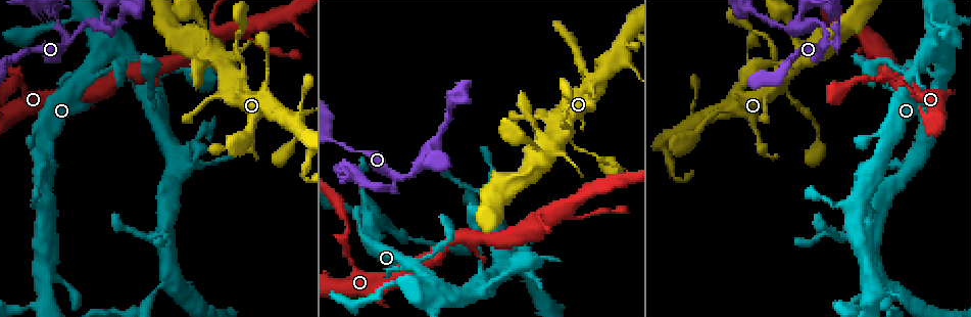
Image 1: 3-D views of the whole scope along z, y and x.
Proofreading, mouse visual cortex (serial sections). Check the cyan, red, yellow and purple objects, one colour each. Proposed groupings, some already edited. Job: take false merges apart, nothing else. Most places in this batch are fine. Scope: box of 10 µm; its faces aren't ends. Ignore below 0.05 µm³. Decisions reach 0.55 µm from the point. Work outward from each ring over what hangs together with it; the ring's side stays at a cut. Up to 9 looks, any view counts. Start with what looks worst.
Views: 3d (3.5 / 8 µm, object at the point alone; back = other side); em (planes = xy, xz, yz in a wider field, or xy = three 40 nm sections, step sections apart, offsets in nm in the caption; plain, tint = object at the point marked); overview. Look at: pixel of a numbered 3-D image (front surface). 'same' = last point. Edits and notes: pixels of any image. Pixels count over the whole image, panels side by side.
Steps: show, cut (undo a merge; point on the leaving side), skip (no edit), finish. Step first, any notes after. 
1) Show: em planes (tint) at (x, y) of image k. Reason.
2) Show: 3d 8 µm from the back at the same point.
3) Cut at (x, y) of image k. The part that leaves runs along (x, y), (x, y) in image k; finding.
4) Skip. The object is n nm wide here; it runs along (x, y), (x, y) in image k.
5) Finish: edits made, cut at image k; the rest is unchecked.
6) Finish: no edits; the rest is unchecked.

Show: 3d 3.5 µm at (392, 187) of image 1. Small branch off a trunk.

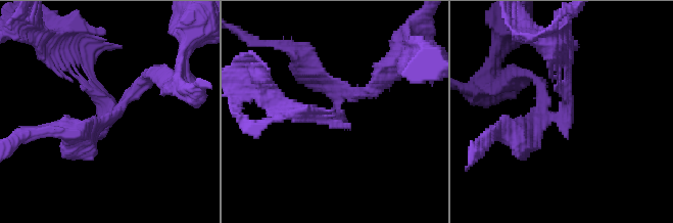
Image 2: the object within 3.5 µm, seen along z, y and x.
Show: em planes (tint) at (107, 116) of image 2.

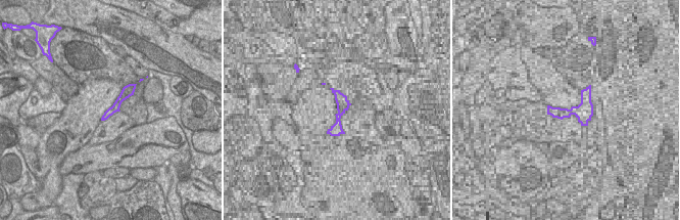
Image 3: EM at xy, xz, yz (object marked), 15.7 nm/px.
Skip. 3 arms meet here; the arms are 100, 200, 300 nm wide; it runs along (132, 87), (106, 115) in image 3; continuous, no second cell.

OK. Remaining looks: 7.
Show: 3d 3.5 µm from the back at (757, 139) of image 1.

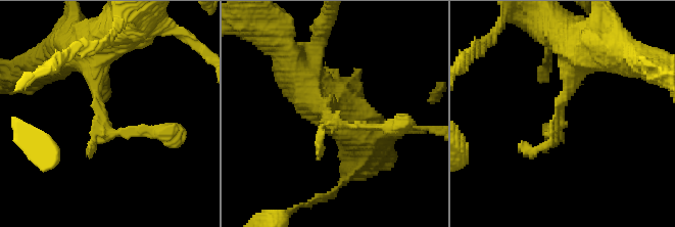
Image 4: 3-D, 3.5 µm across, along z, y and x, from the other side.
Show: em planes (tint) at (104, 112) of image 4.

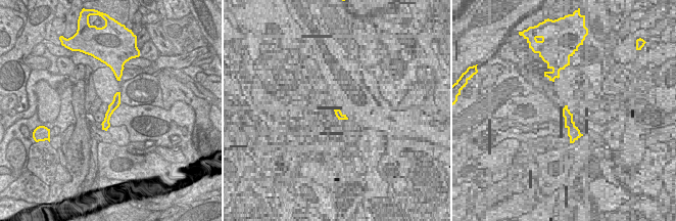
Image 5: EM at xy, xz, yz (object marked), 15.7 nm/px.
Skip. It runs along (100, 47), (103, 126), (156, 135) in image 4; all the same cell.

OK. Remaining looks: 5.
Show: 3d 3.5 µm at (563, 209) of image 1. Arms part here.

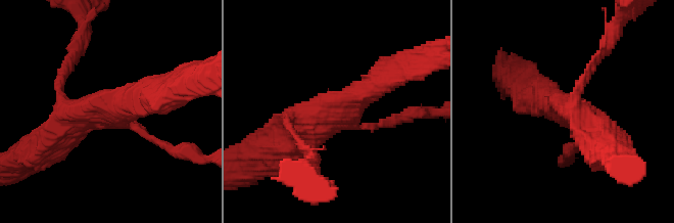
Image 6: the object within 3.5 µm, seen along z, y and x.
Show: em xy step 5 (tint) at (108, 111) of image 6. Now the EM.

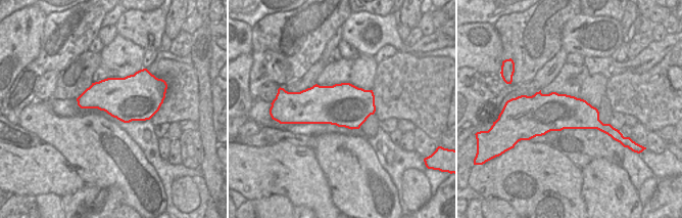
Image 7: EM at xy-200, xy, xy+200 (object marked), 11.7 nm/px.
Show: em xy step 1 (tint) at the same point. Cut it another way.

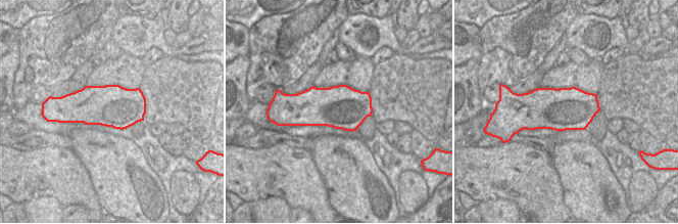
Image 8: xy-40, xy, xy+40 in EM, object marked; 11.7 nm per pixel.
Skip. It runs along (285, 146), (391, 71) in image 6; all the same cell.

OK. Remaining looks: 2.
Finish: no edits; the rest is unchecked.

